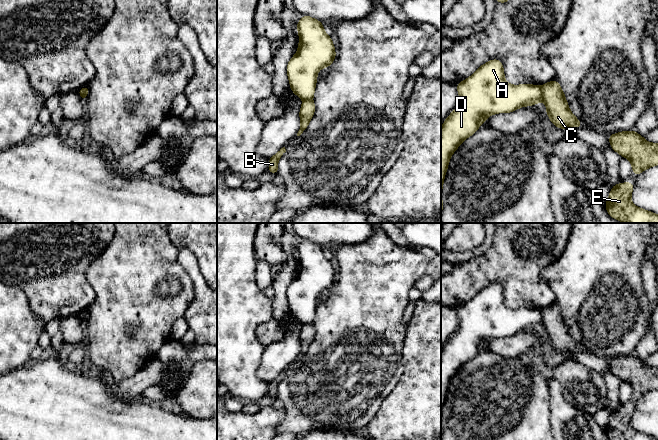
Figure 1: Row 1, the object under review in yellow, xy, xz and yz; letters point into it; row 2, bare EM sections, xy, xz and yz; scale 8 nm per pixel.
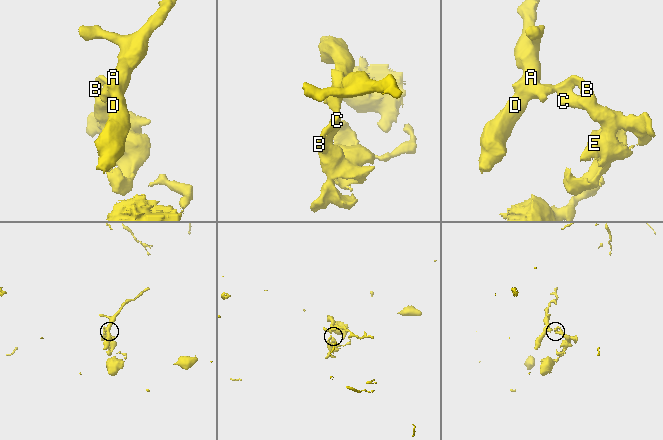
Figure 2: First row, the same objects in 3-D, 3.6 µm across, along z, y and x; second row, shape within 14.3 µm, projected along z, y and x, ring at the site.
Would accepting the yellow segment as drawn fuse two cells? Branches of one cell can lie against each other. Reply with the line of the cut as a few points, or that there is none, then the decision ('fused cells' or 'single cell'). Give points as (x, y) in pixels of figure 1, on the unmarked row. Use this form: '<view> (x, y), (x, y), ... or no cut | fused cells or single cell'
yz (539, 310), (542, 316), (542, 323) | fused cells

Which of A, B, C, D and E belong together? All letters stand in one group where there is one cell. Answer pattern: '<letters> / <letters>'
A D / B C E

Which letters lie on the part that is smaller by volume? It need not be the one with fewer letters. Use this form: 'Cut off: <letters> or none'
Cut off: B, C, E

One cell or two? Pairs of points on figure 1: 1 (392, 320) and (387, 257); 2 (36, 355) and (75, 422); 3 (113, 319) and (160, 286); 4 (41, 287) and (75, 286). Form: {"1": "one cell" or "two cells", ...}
{"1": "one cell", "2": "two cells", "3": "one cell", "4": "one cell"}

